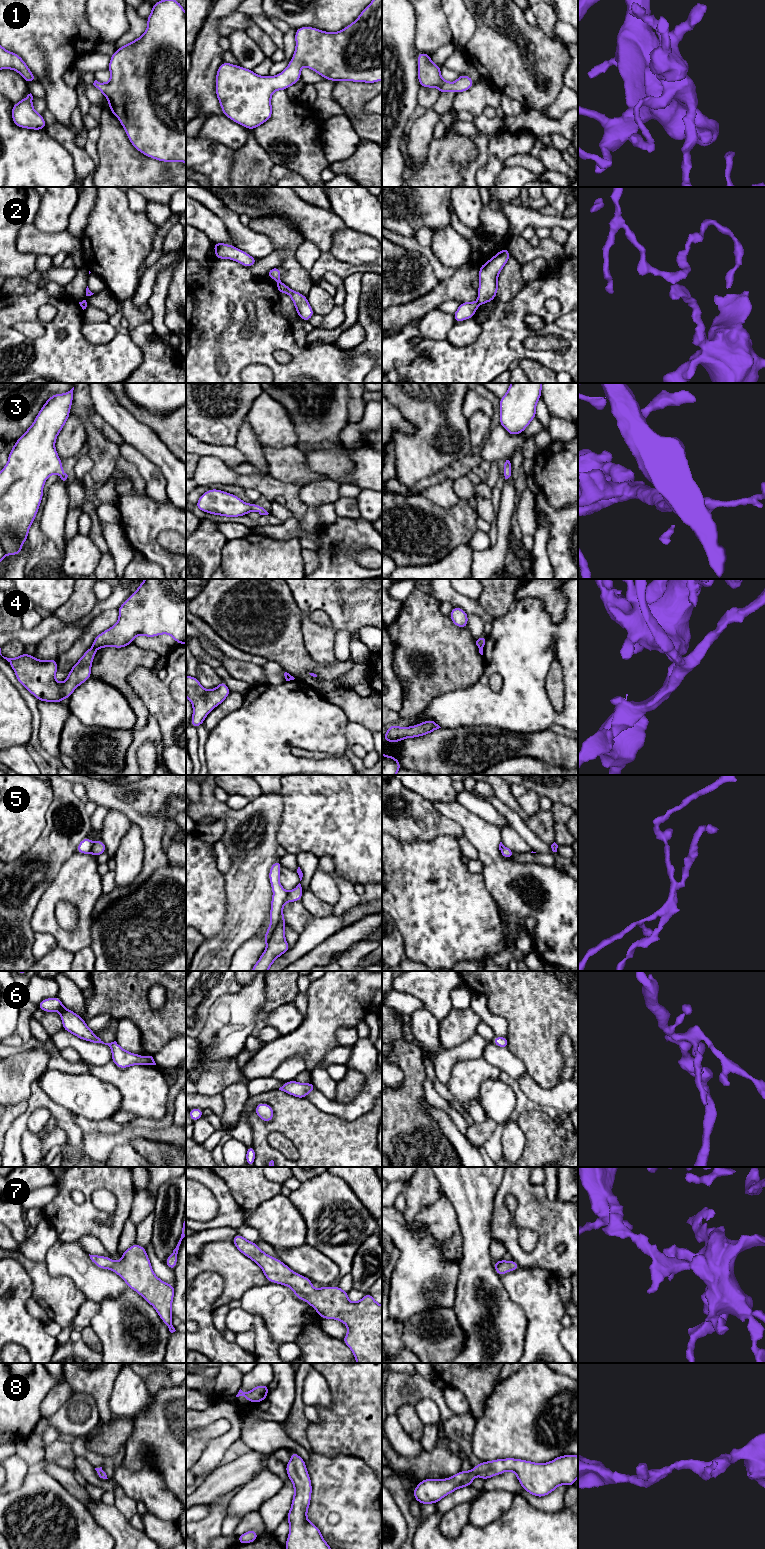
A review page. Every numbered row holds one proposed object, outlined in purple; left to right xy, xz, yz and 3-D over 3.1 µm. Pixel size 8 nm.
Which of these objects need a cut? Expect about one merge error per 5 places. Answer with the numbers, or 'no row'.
2, 4, 5

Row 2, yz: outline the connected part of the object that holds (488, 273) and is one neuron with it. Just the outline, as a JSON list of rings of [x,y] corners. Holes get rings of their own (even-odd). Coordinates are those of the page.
[[[505,247],[484,265],[479,267],[480,283],[478,287],[479,305],[495,299],[498,291],[498,275],[510,258],[510,253]]]

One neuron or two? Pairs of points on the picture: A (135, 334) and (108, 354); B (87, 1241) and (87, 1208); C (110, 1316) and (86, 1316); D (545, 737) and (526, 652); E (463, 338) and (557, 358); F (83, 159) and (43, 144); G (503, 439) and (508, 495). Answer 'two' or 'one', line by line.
A: two
B: two
C: two
D: two
E: two
F: two
G: two

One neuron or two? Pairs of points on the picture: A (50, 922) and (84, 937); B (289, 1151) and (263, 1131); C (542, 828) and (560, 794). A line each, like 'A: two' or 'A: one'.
A: one
B: two
C: two

